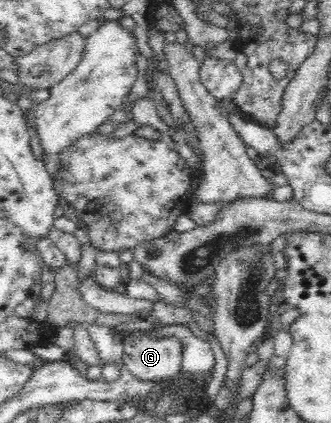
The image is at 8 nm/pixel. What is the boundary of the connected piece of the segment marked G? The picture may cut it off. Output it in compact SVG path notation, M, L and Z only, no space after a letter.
M137 330L123 339L123 349L124 364L140 380L165 380L181 374L184 347L178 337L146 335Z

